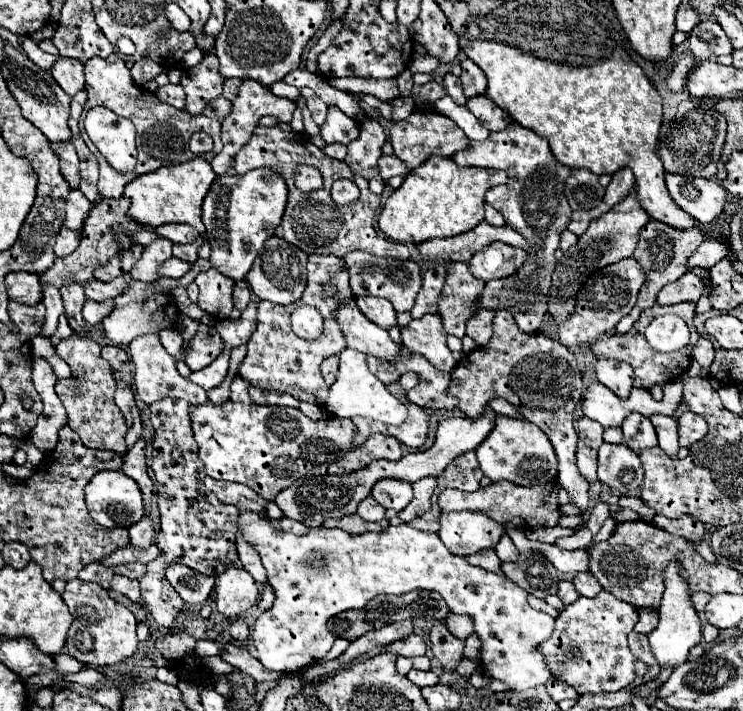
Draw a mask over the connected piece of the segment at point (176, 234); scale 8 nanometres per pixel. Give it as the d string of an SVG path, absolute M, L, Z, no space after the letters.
M161 225L155 233L171 239L173 243L193 243L199 237L199 233L189 225Z

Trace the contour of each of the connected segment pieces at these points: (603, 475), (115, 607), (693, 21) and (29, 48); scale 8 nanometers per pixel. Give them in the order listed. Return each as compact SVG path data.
M603 443L597 451L597 465L599 481L621 495L639 489L643 483L641 461L625 443Z
M71 579L67 581L65 593L61 597L73 615L73 625L67 633L67 653L71 657L89 667L99 667L121 663L137 651L139 639L135 633L137 629L135 615L125 605L113 601L103 587L99 587L97 583Z
M681 7L677 11L677 29L689 33L697 23L701 21L701 15L691 7Z
M27 37L21 47L23 47L23 51L27 53L27 57L29 57L37 67L41 67L41 69L47 69L47 71L49 71L49 69L53 67L53 63L57 61L57 57L53 57L53 55L49 55L49 53L41 51L39 45L37 45L31 37Z

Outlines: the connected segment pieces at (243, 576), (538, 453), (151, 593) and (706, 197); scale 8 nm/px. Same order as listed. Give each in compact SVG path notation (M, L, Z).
M229 567L217 577L215 603L219 613L227 619L239 617L243 611L251 609L257 603L257 595L257 583L245 569Z
M505 415L495 417L493 431L485 437L485 441L475 449L481 471L491 481L507 479L515 485L545 485L547 481L557 477L557 457L555 451L545 437L545 433L525 419L513 419Z
M145 575L139 579L141 583L141 603L149 611L149 615L163 627L171 627L177 613L183 607L183 599L169 585L165 577L153 577L153 581L145 581Z
M683 175L665 177L673 201L703 225L723 213L727 191L713 179L693 179Z

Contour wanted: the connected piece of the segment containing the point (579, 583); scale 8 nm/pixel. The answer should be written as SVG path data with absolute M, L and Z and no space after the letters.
M577 573L573 577L573 585L575 585L577 593L583 597L595 597L603 589L591 573Z

